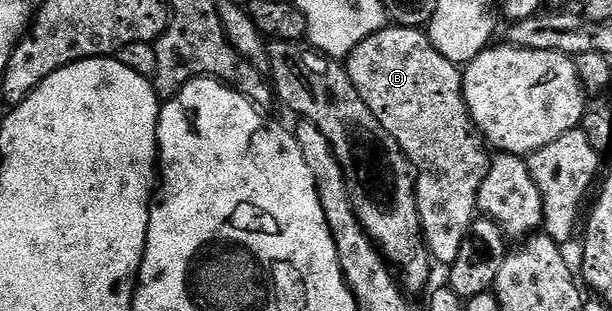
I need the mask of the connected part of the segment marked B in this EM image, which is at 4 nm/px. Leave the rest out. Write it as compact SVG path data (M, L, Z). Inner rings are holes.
M387 26L381 28L376 34L364 38L353 50L344 58L344 67L348 78L352 78L352 86L364 98L364 106L372 110L376 122L384 126L384 130L398 143L398 149L404 153L406 160L410 163L414 173L414 193L418 199L418 213L422 223L422 235L426 238L426 248L430 251L431 257L438 260L443 266L449 266L456 262L456 254L460 254L460 242L464 242L464 234L468 234L468 226L476 219L476 209L478 206L478 190L486 176L486 170L490 165L491 153L488 145L482 139L482 134L474 121L470 119L470 111L466 109L466 99L462 97L462 72L459 65L452 63L448 58L438 53L430 42L430 37L422 28L400 28L397 26Z

